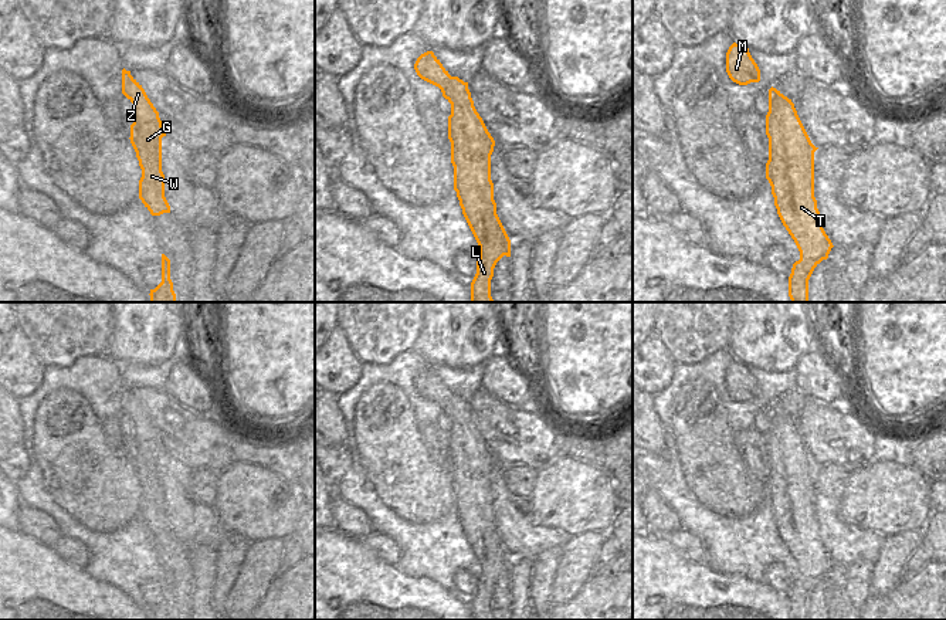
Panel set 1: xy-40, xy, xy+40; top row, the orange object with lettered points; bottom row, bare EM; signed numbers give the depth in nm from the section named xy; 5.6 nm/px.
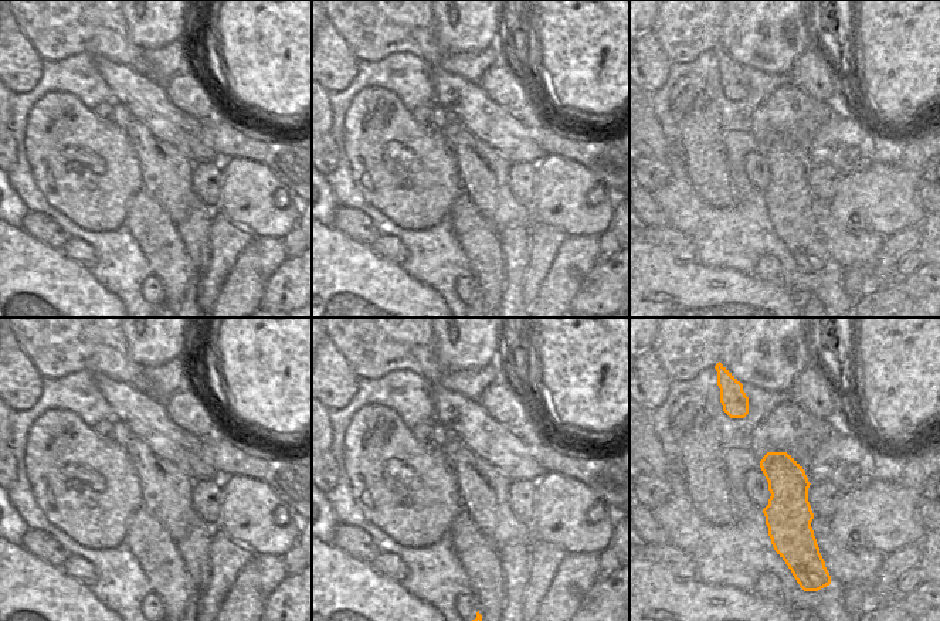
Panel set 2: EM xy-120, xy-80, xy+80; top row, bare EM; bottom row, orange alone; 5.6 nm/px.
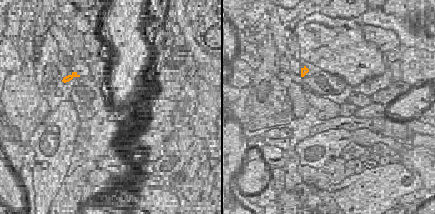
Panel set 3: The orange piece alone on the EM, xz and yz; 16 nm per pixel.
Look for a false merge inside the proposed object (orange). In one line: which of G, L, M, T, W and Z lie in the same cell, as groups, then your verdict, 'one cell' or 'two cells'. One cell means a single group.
groups G L M T W Z; one cell

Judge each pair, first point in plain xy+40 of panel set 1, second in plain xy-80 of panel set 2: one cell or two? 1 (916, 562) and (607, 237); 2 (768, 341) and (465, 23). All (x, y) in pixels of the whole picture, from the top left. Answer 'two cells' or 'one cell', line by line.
1: one cell
2: one cell

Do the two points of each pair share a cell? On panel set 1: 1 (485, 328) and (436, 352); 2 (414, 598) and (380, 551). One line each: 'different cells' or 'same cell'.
1: same cell
2: different cells

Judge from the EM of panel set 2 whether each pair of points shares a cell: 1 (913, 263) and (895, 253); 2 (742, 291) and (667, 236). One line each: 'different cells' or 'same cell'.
1: different cells
2: different cells

